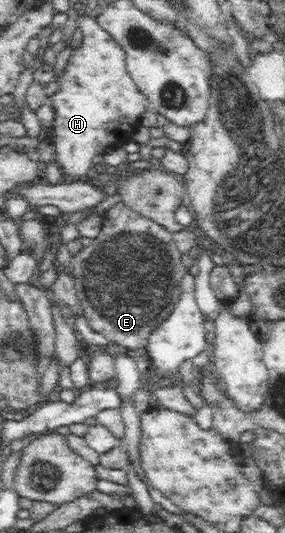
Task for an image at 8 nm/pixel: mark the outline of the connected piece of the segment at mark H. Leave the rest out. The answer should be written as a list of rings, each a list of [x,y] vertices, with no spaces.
[[[81,16],[77,26],[82,29],[81,45],[73,49],[65,72],[57,80],[59,90],[50,97],[55,113],[51,142],[65,181],[85,180],[94,168],[94,156],[125,142],[139,124],[141,114],[150,108],[147,98],[129,76],[125,53],[115,39],[87,16]]]

